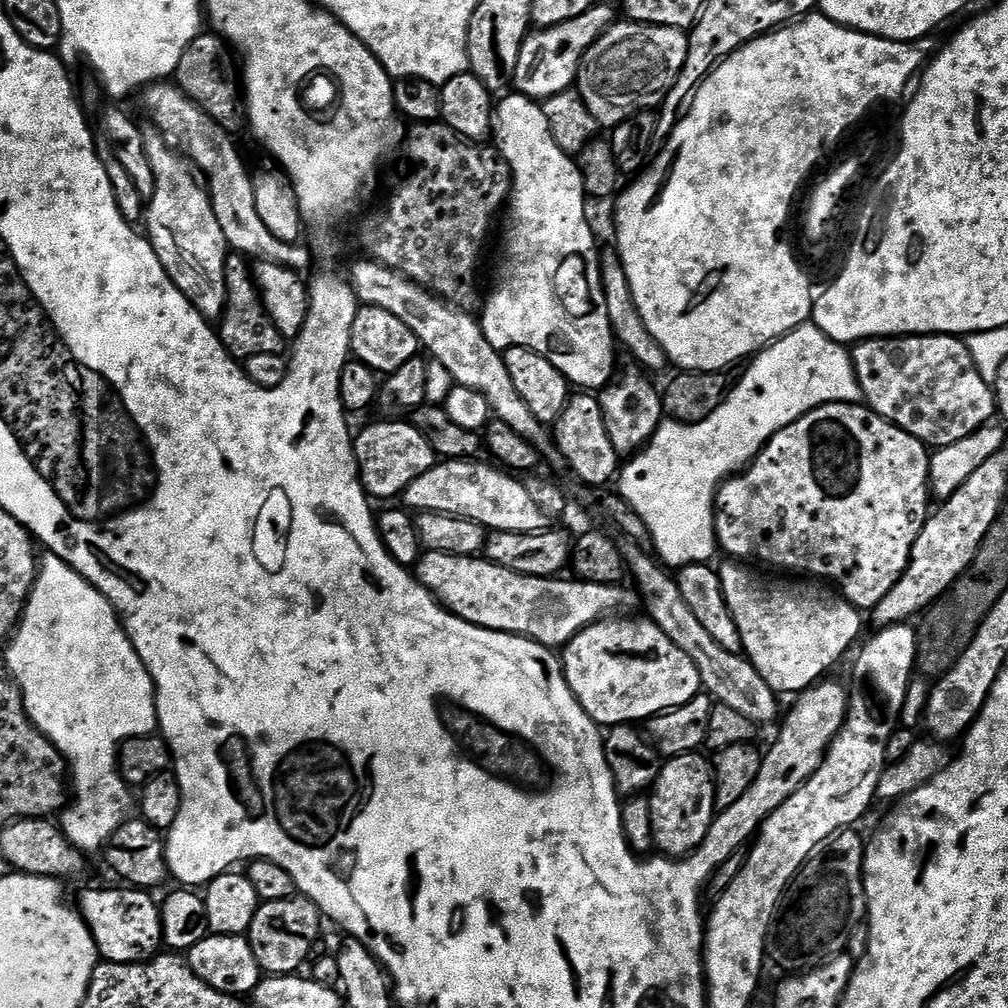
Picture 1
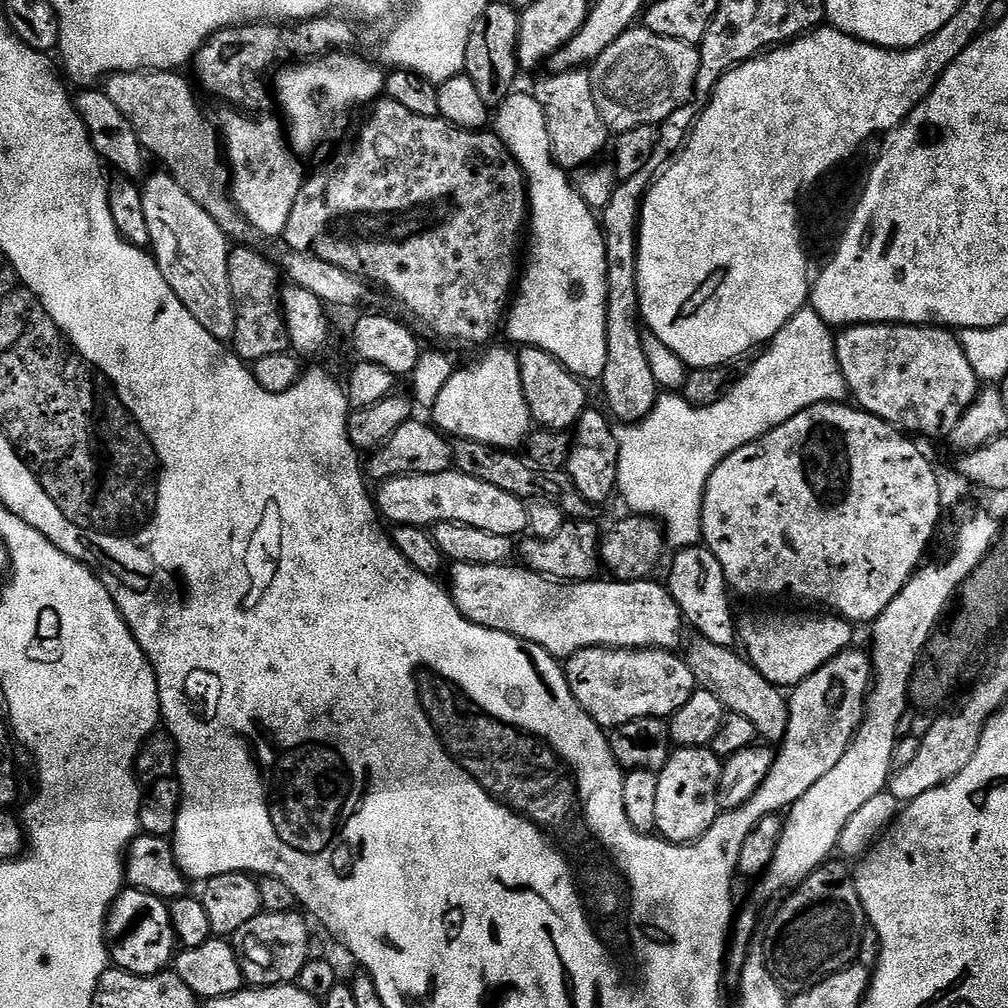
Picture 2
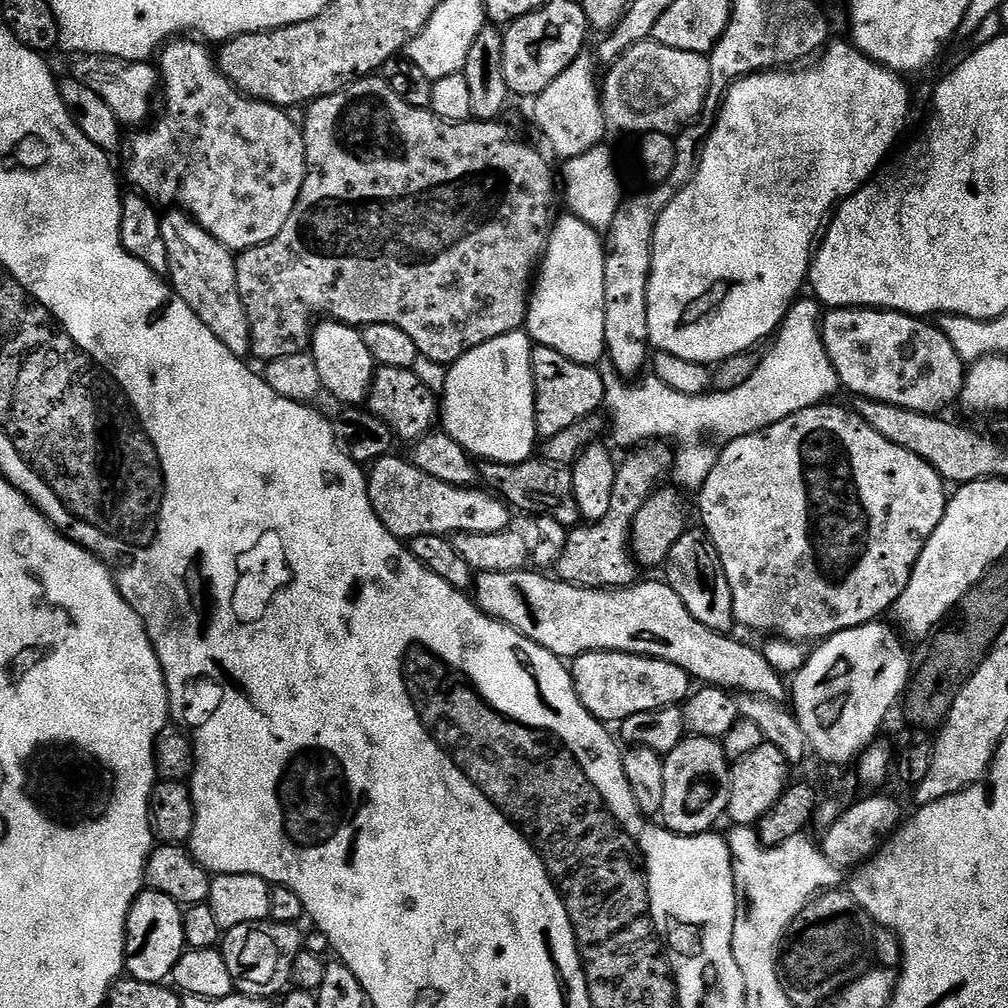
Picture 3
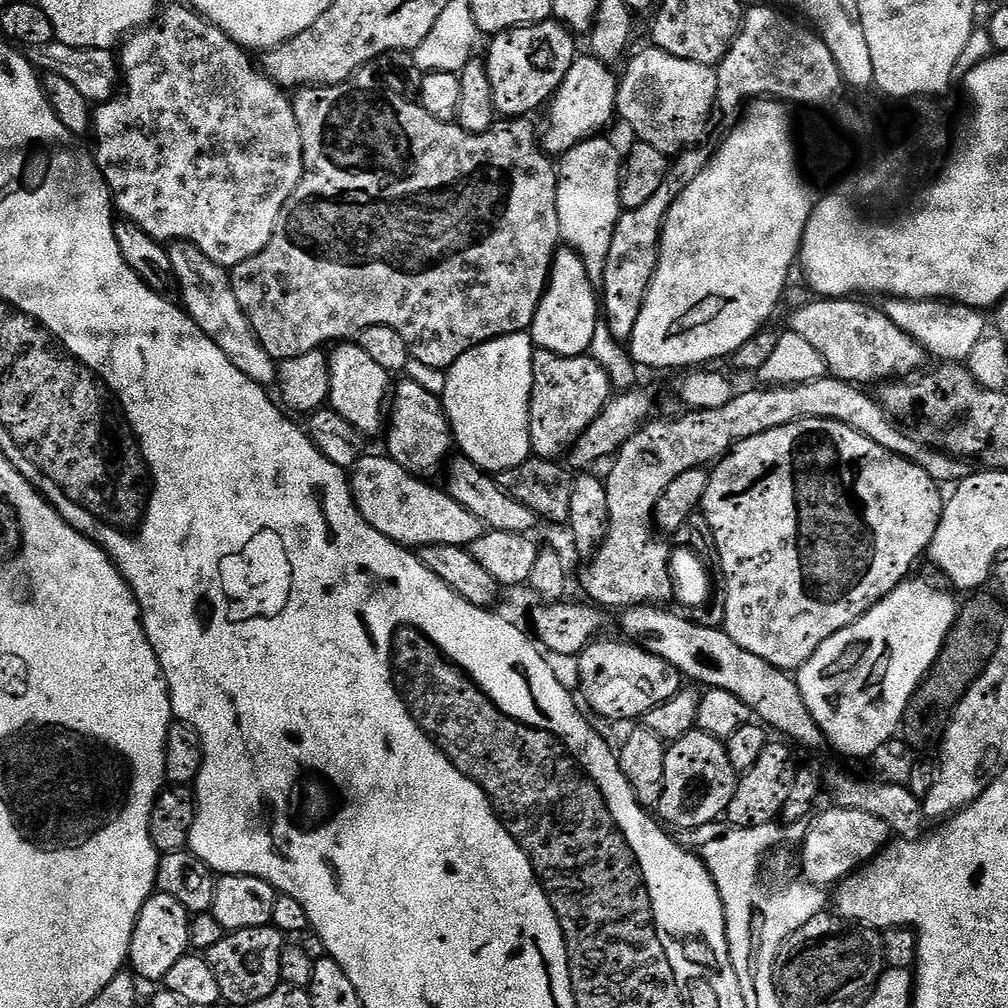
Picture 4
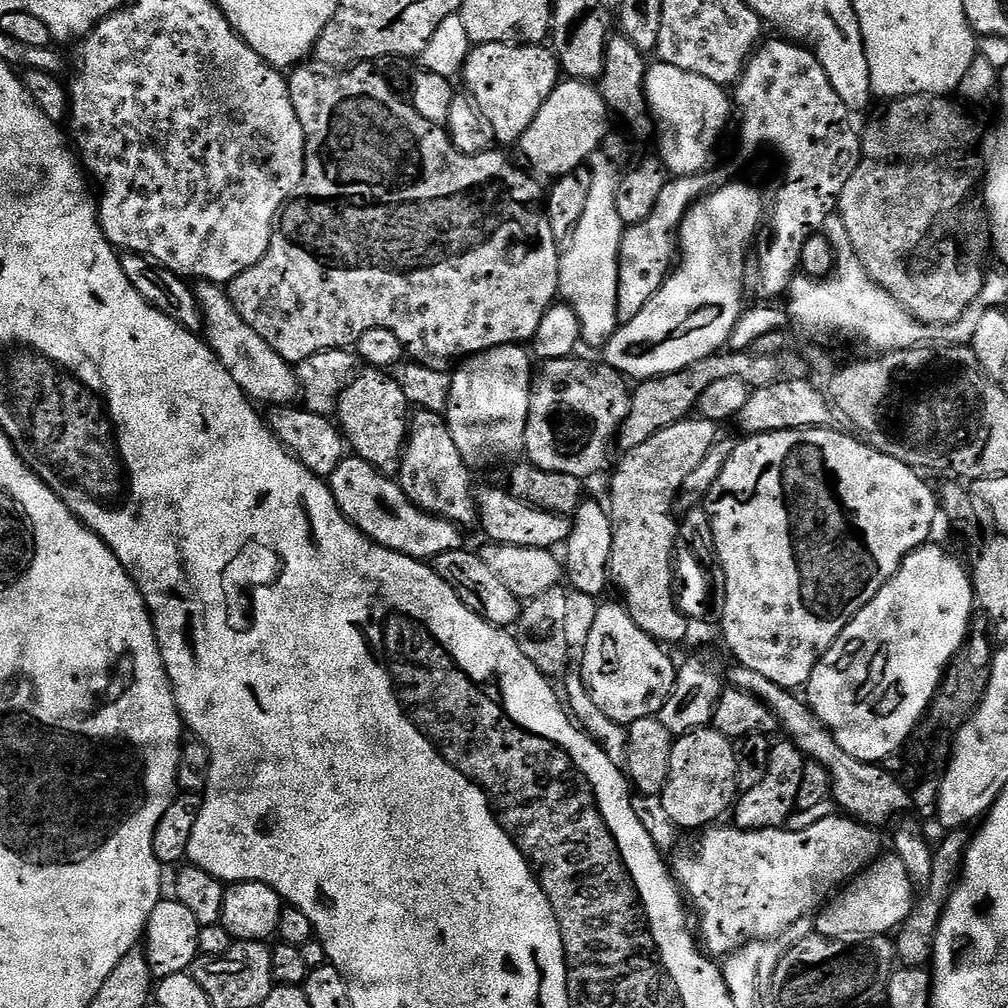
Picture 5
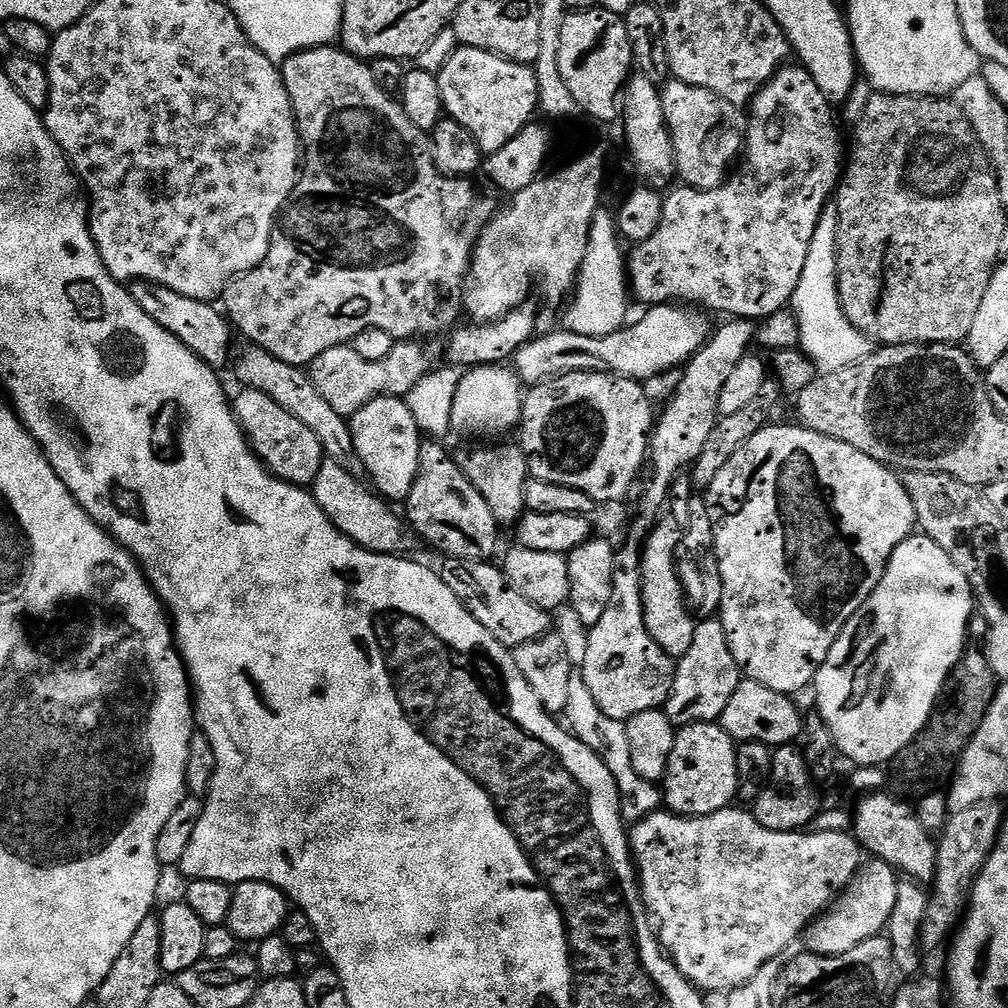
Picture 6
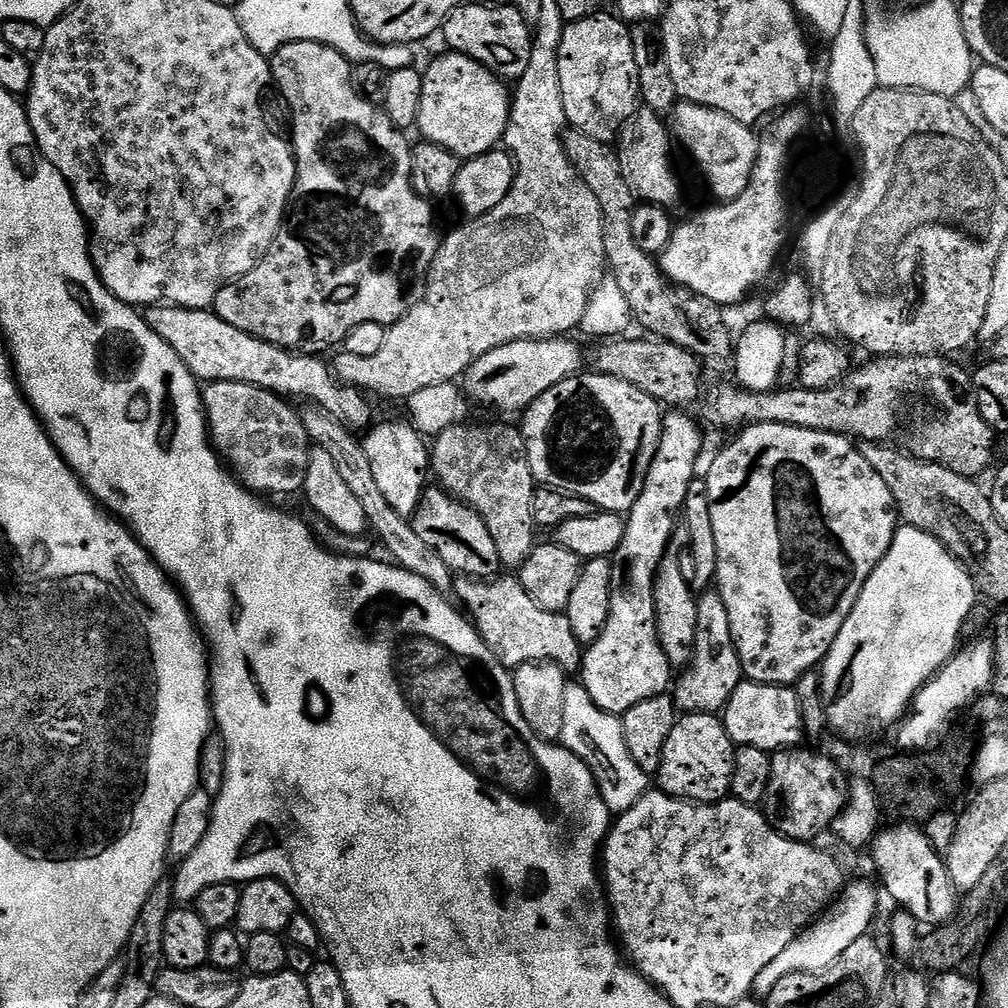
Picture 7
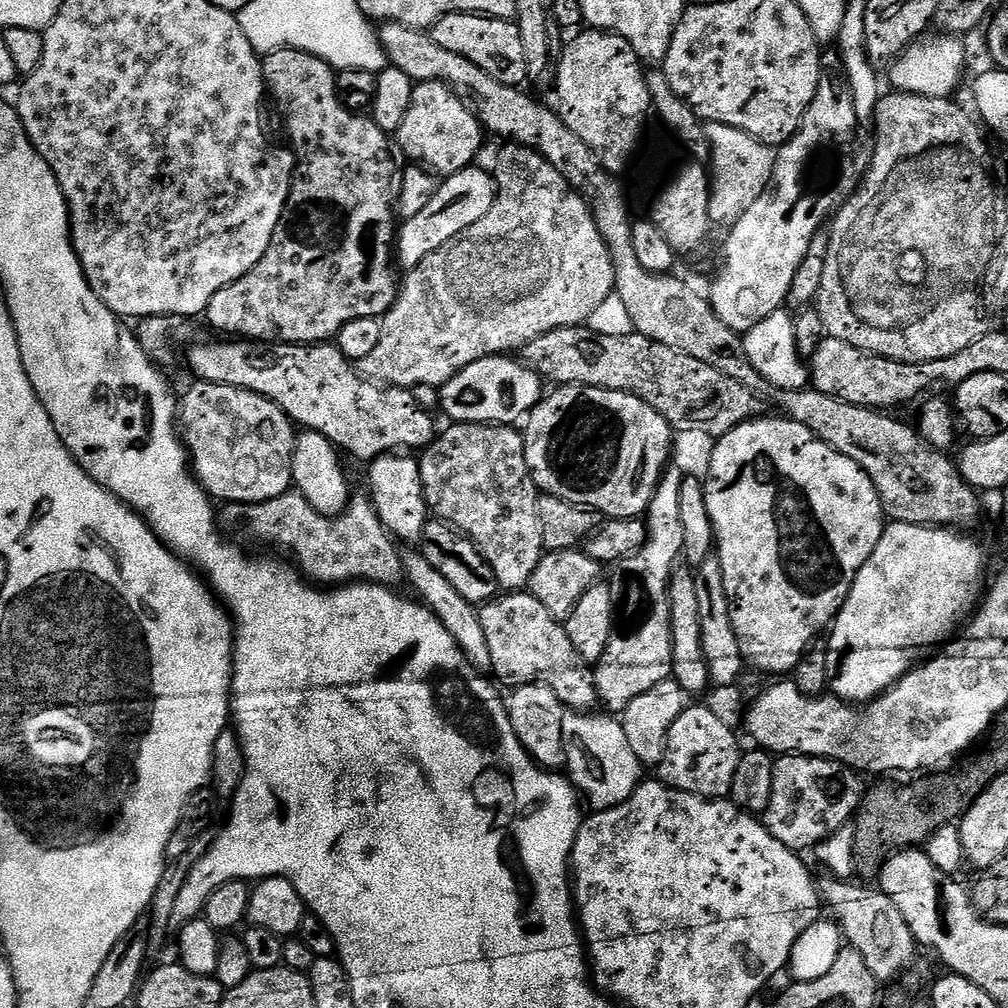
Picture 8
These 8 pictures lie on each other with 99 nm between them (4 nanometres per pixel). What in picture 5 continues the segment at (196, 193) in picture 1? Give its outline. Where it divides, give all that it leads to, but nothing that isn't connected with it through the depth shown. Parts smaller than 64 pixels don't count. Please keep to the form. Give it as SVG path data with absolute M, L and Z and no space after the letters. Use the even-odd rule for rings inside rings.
M200 282L195 285L194 291L200 304L200 312L204 316L203 339L207 340L222 366L230 370L230 378L238 382L248 399L257 405L295 405L300 396L300 383L295 367L287 364L278 354L274 354L274 350L266 346L266 341L259 334L254 334L254 330L250 330L246 322L242 322L242 314L234 310L234 302L230 302L227 291L221 285Z

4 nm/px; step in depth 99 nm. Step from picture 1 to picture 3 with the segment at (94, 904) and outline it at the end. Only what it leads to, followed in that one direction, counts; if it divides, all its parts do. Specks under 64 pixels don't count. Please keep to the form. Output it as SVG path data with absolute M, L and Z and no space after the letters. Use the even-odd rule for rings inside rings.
M151 890L141 891L130 906L128 915L124 972L138 982L164 984L171 977L174 966L178 966L178 958L182 958L186 950L183 921L184 908L174 902L174 898L166 898L166 894Z

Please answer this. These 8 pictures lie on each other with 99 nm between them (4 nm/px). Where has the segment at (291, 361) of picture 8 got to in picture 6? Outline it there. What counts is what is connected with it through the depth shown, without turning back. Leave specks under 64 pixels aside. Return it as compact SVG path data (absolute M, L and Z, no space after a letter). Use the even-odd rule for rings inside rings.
M138 280L131 285L130 291L134 302L158 322L182 346L190 349L199 360L217 370L223 369L222 366L228 360L228 351L232 348L233 329L230 327L227 319L222 315L221 309L215 303L206 300L195 300L186 298L186 294L178 294L161 284L152 284L148 280Z

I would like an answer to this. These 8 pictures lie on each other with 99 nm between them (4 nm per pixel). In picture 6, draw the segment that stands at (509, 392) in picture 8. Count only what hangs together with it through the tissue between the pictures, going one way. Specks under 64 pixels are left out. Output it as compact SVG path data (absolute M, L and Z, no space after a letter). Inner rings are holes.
M671 303L649 307L645 311L648 313L633 328L625 326L600 340L567 330L552 332L549 336L537 335L529 344L517 350L514 371L528 386L542 384L553 376L565 376L568 372L614 372L617 376L648 382L651 376L667 368L679 369L709 339L708 316L703 311L700 313L691 310L691 307L673 306Z

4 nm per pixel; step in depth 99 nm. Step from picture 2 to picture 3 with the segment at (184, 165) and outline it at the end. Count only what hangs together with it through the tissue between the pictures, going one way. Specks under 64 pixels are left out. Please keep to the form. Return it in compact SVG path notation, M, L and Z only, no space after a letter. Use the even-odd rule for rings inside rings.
M79 54L73 55L71 60L70 75L78 82L82 82L82 86L90 86L90 90L94 90L94 94L98 94L98 98L102 98L102 102L106 102L110 110L114 110L121 125L140 126L153 115L152 99L155 96L157 99L162 81L159 71L151 63L123 60L117 56L81 56Z

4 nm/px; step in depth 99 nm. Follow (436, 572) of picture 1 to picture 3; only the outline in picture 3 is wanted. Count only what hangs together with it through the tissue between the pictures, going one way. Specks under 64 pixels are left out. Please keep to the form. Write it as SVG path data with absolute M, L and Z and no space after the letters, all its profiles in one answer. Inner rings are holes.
M521 570L506 574L481 572L474 580L474 603L490 619L510 626L518 634L530 638L530 642L561 658L584 656L587 652L628 652L631 656L649 656L652 660L670 662L686 670L693 681L700 680L696 682L703 682L708 686L745 696L760 696L764 700L780 702L785 699L785 677L776 672L770 662L766 662L759 647L751 648L740 640L731 640L731 635L702 626L702 622L698 622L694 614L686 610L686 602L682 602L682 598L678 598L675 590L663 579L643 580L629 584L627 588L583 588L553 578L540 570Z

